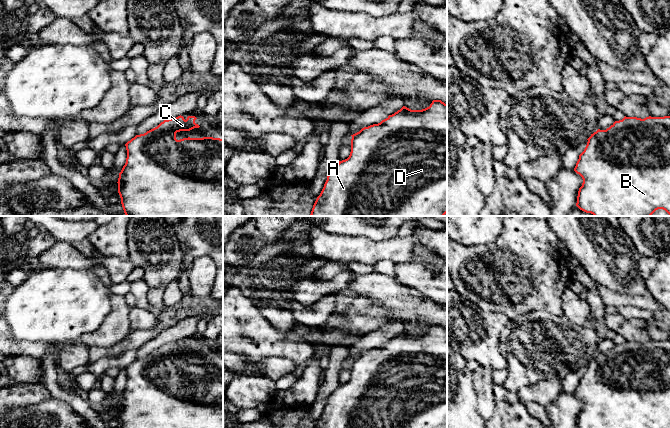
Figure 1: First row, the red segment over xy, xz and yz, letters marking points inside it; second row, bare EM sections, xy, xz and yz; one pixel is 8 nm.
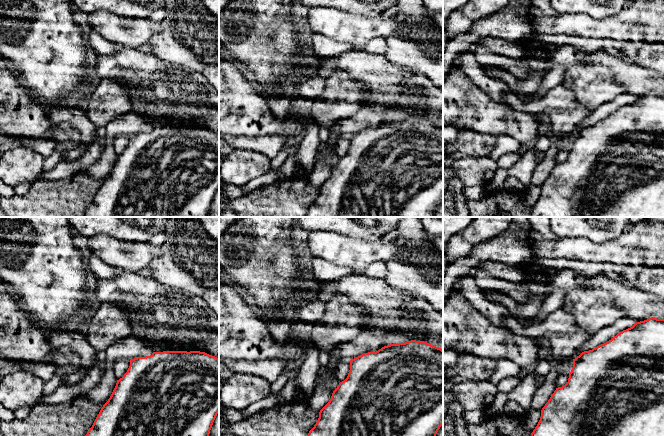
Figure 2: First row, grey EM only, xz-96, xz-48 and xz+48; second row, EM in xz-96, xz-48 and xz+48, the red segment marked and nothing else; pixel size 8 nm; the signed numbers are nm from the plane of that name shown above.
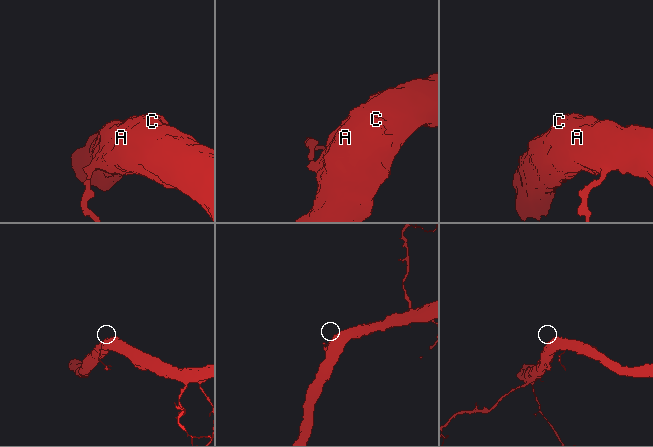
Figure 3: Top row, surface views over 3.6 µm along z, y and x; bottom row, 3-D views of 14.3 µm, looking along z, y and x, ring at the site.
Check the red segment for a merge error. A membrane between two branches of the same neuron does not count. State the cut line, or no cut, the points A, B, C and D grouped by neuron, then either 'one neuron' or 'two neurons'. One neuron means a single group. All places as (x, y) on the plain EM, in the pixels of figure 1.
cut none; groups A B C D; one neuron

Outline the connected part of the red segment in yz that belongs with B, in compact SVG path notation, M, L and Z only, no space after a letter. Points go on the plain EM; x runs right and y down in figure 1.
M670 340L646 341L624 341L615 345L606 354L598 353L587 363L584 375L579 379L574 395L579 398L583 407L579 412L576 428L670 428Z

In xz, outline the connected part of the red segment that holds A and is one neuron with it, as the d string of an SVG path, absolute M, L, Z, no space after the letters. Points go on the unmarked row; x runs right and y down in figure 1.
M433 324L429 331L422 334L411 334L403 330L380 347L364 351L351 360L349 381L339 385L328 397L324 411L314 428L447 428L447 328L441 324Z

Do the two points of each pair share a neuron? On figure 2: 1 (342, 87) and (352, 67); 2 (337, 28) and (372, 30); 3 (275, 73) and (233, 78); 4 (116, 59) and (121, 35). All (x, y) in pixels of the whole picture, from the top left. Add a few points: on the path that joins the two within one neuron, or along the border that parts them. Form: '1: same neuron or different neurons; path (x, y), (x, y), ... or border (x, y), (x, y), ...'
1: different neurons; border (338, 69), (359, 79), (368, 88)
2: same neuron; path (346, 28), (363, 29)
3: different neurons; border (235, 63), (247, 75), (259, 92)
4: different neurons; border (123, 45), (136, 49)

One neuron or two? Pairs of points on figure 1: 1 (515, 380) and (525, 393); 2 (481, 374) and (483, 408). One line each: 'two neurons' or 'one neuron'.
1: two neurons
2: one neuron

